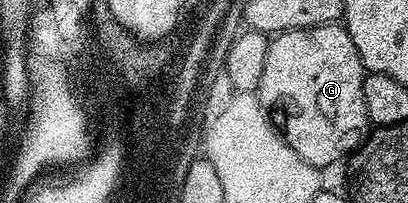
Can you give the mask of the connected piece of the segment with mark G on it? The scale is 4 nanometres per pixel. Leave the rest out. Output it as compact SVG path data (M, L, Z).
M343 23L277 32L268 42L258 99L270 113L273 125L294 150L294 154L298 154L298 158L302 158L313 168L321 170L329 166L330 162L351 157L365 140L370 128L364 97L365 75L364 63L360 61L358 50Z

